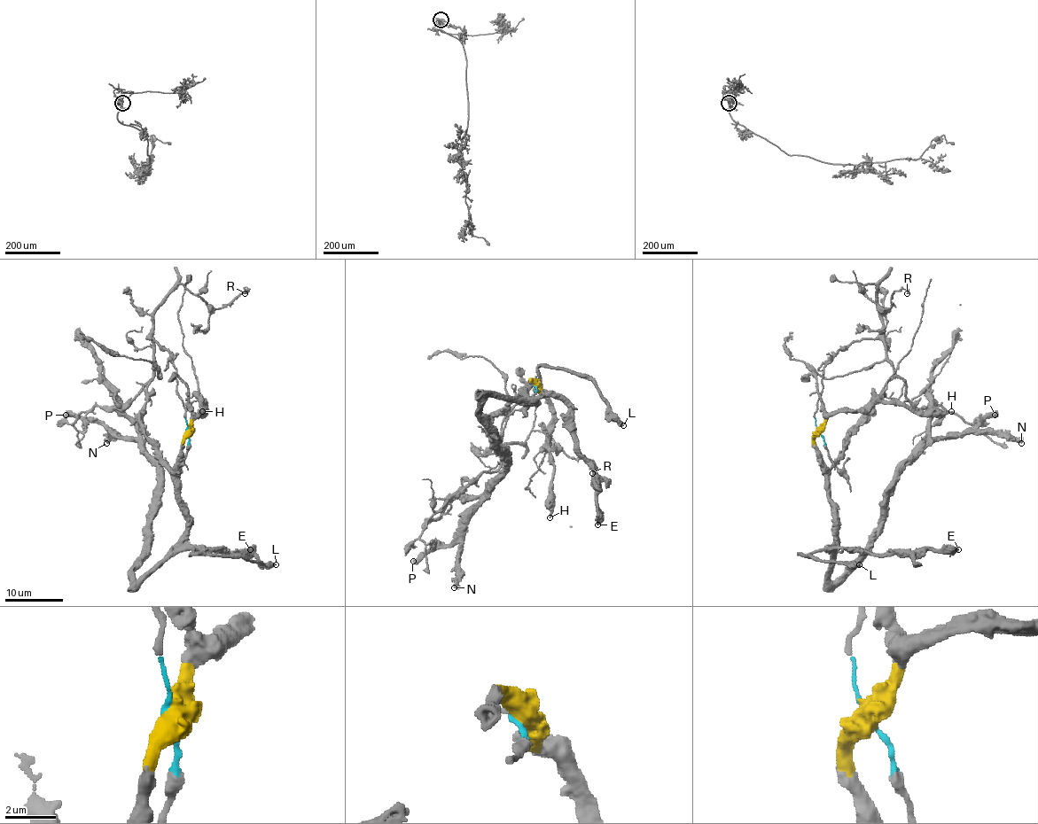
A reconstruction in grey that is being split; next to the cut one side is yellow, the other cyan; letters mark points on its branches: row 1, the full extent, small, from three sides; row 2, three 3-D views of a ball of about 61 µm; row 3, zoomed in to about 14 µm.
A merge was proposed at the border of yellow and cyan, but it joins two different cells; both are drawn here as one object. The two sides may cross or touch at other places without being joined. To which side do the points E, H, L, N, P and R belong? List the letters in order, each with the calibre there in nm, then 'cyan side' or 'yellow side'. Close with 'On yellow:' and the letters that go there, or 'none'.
E: 550 nm thick; yellow side
H: 190 nm thick; yellow side
L: 460 nm thick; yellow side
N: 550 nm thick; yellow side
P: 600 nm thick; yellow side
R: 110 nm thick; cyan side
On yellow: E, H, L, N, P

